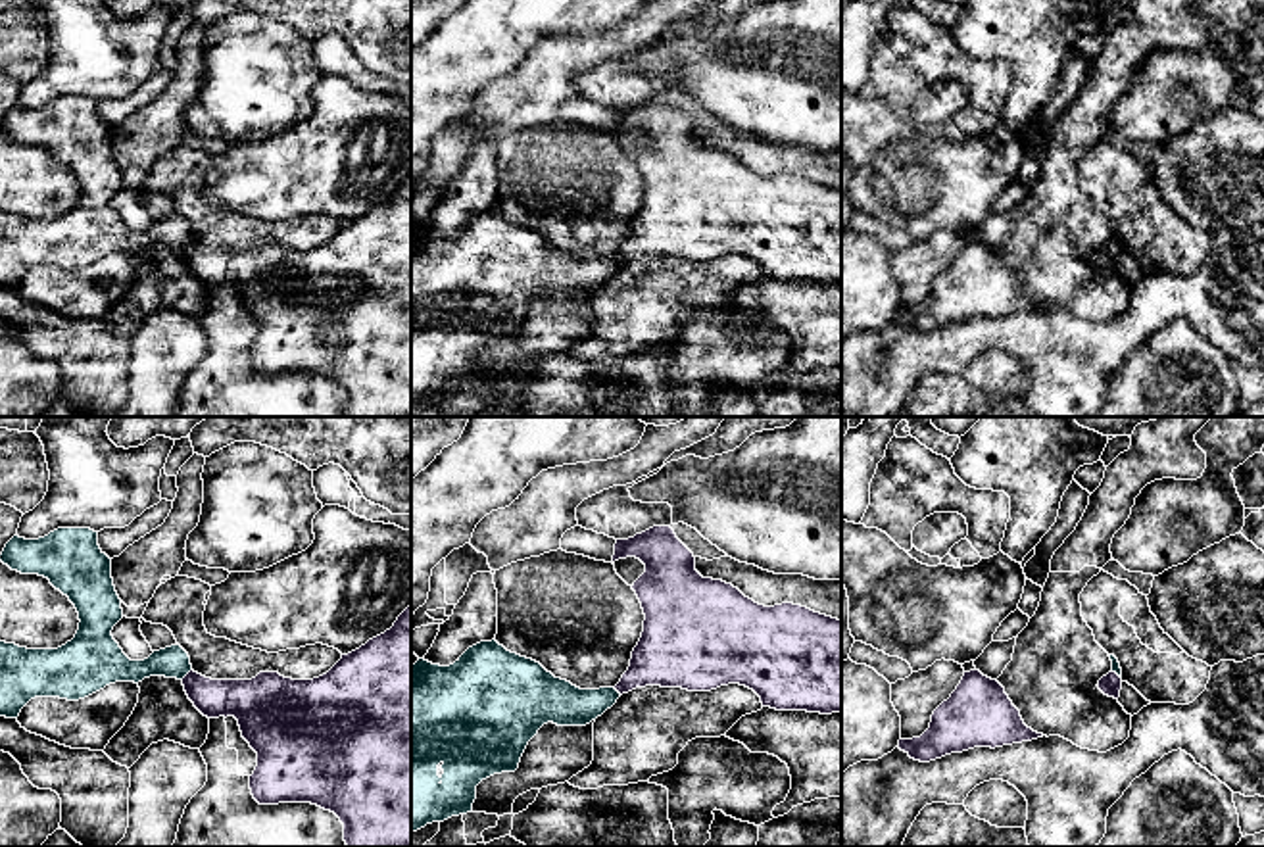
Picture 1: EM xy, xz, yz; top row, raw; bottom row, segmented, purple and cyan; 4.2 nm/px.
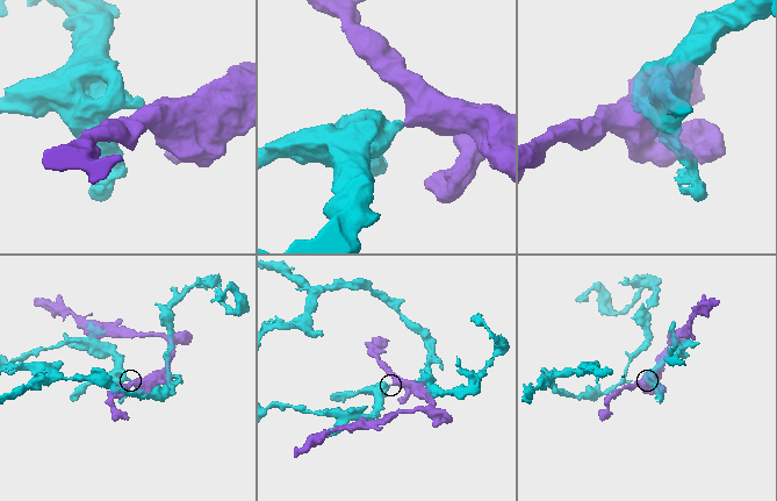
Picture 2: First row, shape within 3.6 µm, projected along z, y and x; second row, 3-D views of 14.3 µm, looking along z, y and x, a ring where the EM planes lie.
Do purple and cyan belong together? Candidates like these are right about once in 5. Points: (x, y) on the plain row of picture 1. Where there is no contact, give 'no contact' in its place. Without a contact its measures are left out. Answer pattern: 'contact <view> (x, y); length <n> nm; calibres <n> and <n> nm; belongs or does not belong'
contact xy (187, 244); length 60 nm; calibres 160 and 130 nm; does not belong

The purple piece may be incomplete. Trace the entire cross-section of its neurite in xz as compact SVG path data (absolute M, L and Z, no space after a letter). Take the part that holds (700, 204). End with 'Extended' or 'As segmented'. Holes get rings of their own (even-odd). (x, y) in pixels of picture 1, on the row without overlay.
M670 96L617 109L611 133L626 127L645 134L632 156L645 190L630 236L615 255L620 265L645 255L711 261L740 254L776 280L841 282L841 190L793 173L765 177L732 154L703 148Z. As segmented

